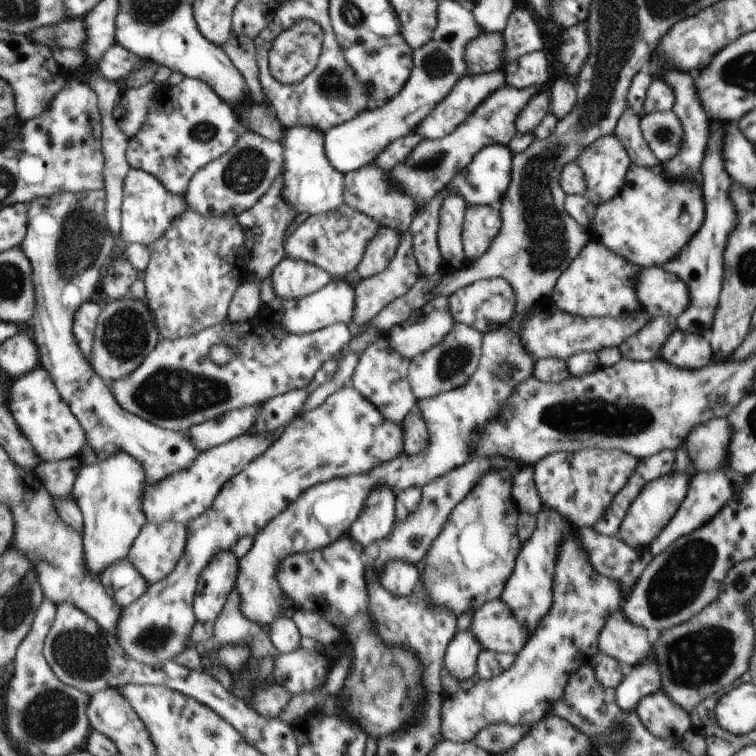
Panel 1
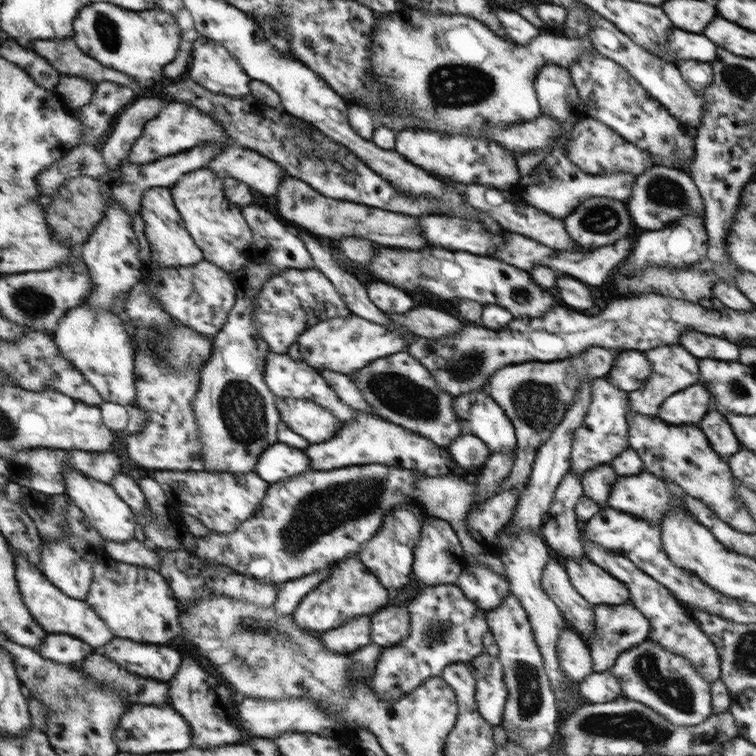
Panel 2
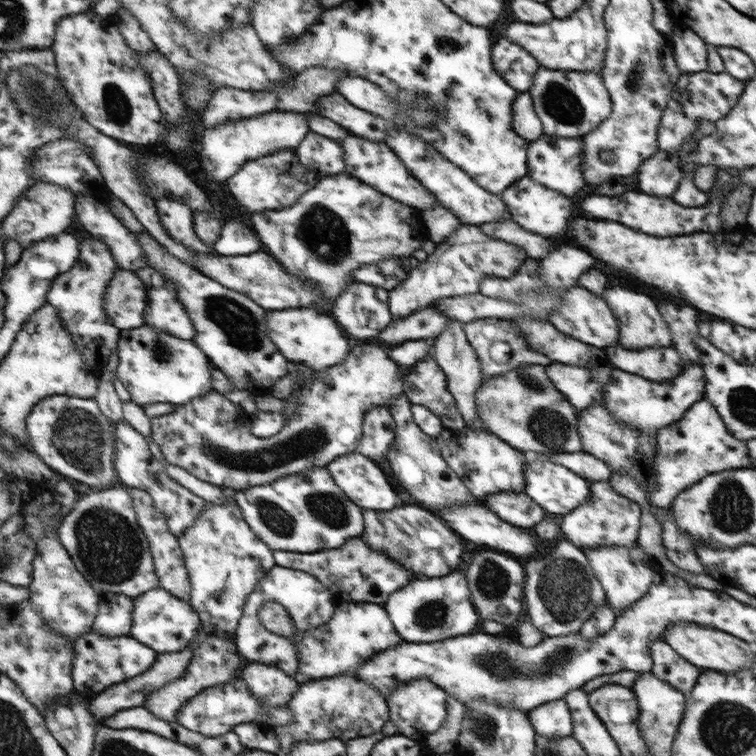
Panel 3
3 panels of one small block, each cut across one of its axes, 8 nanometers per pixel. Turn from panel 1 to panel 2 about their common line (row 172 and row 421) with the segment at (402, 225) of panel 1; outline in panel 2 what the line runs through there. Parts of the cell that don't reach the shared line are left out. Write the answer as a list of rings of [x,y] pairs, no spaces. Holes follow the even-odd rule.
[[[353,410],[353,415],[355,418],[340,428],[328,441],[308,444],[304,453],[310,460],[309,469],[327,471],[345,468],[345,466],[375,463],[389,467],[402,467],[405,470],[417,470],[425,477],[439,477],[453,473],[456,463],[447,458],[445,448],[437,447],[427,438],[381,418],[375,418],[365,411]]]

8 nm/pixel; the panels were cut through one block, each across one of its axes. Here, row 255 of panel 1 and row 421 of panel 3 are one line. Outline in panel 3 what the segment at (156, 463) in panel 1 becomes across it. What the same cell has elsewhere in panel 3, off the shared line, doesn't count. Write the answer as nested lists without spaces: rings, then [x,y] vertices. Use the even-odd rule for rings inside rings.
[[[53,395],[45,397],[37,403],[26,420],[26,429],[29,434],[29,447],[36,454],[41,455],[41,458],[52,470],[63,474],[66,479],[71,482],[88,485],[93,490],[112,489],[113,487],[121,487],[124,484],[118,476],[118,471],[115,466],[116,455],[116,423],[109,419],[100,406],[93,399],[74,397],[69,395]]]

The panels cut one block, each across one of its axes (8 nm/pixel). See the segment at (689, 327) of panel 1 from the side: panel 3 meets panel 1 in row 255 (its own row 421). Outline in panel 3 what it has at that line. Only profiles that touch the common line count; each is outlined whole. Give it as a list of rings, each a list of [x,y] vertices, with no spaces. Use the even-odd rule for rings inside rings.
[[[704,398],[693,402],[681,420],[658,430],[654,440],[657,456],[653,458],[652,472],[656,486],[648,492],[648,503],[657,508],[669,509],[671,502],[689,486],[696,485],[701,477],[723,470],[751,468],[746,442],[729,434],[712,403]]]

